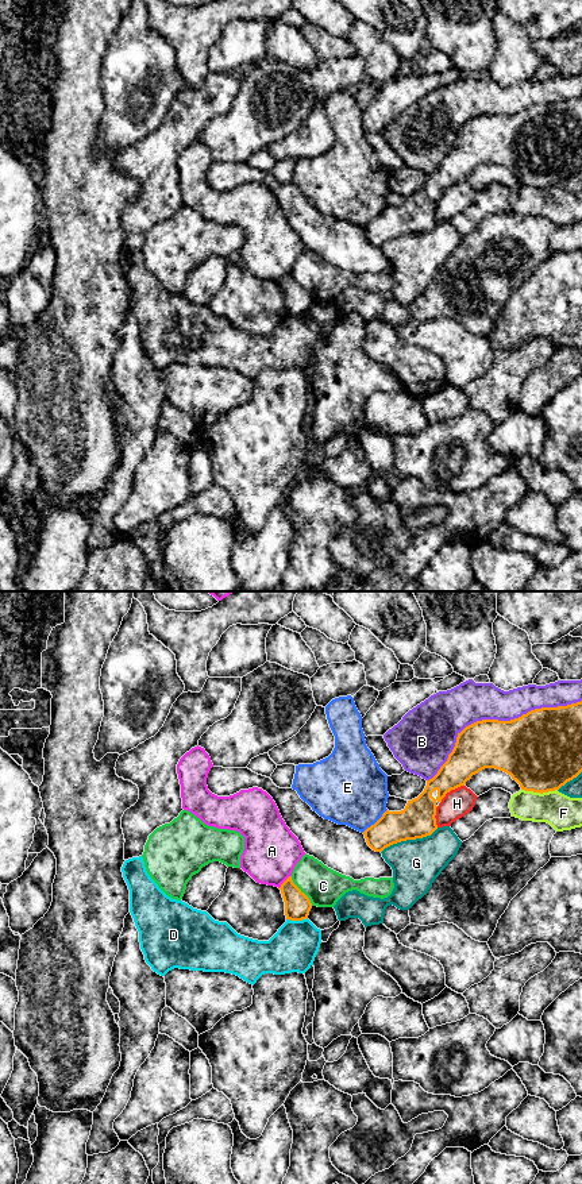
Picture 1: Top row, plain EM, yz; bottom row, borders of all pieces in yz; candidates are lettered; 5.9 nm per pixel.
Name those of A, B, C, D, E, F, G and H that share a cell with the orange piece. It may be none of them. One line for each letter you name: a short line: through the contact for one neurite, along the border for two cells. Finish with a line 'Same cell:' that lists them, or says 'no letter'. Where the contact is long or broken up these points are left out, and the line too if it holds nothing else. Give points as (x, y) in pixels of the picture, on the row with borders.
Same cell: no letter

